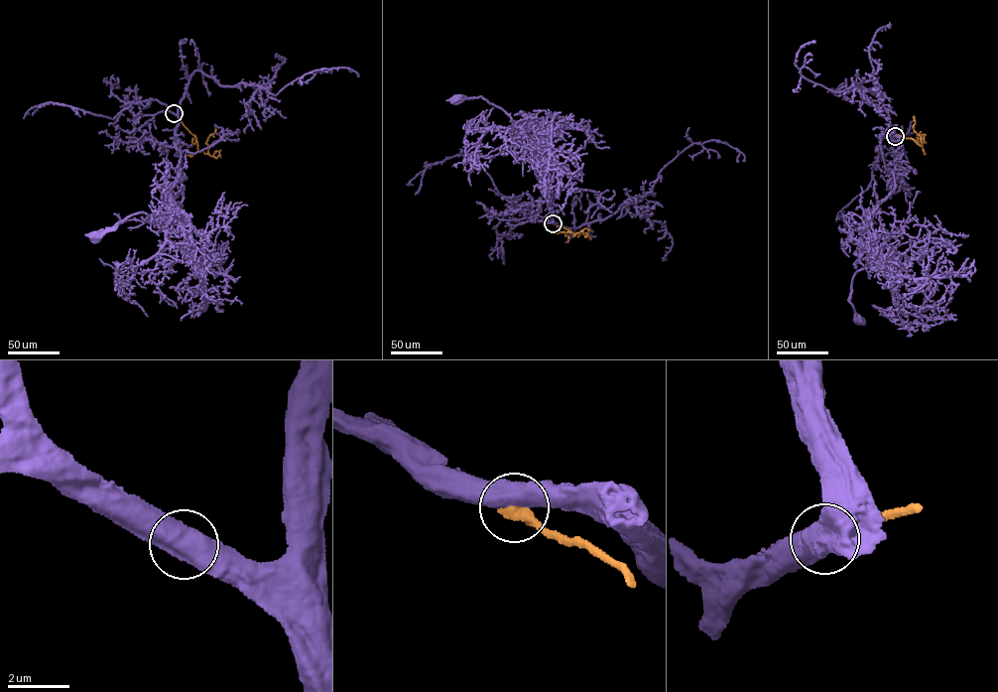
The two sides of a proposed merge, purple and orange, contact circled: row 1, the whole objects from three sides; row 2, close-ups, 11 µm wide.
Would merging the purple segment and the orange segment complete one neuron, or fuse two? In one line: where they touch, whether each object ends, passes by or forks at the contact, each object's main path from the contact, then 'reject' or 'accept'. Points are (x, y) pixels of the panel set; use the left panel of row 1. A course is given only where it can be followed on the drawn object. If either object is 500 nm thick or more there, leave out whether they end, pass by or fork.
place (174, 113); course purple (174, 113), (178, 118), (180, 170), (185, 179), (172, 189), (171, 208), (160, 215), (131, 214), (94, 235); course orange (174, 113), (196, 138), (197, 150), (204, 154), (208, 148), (206, 142), (215, 132), (215, 127); reject

